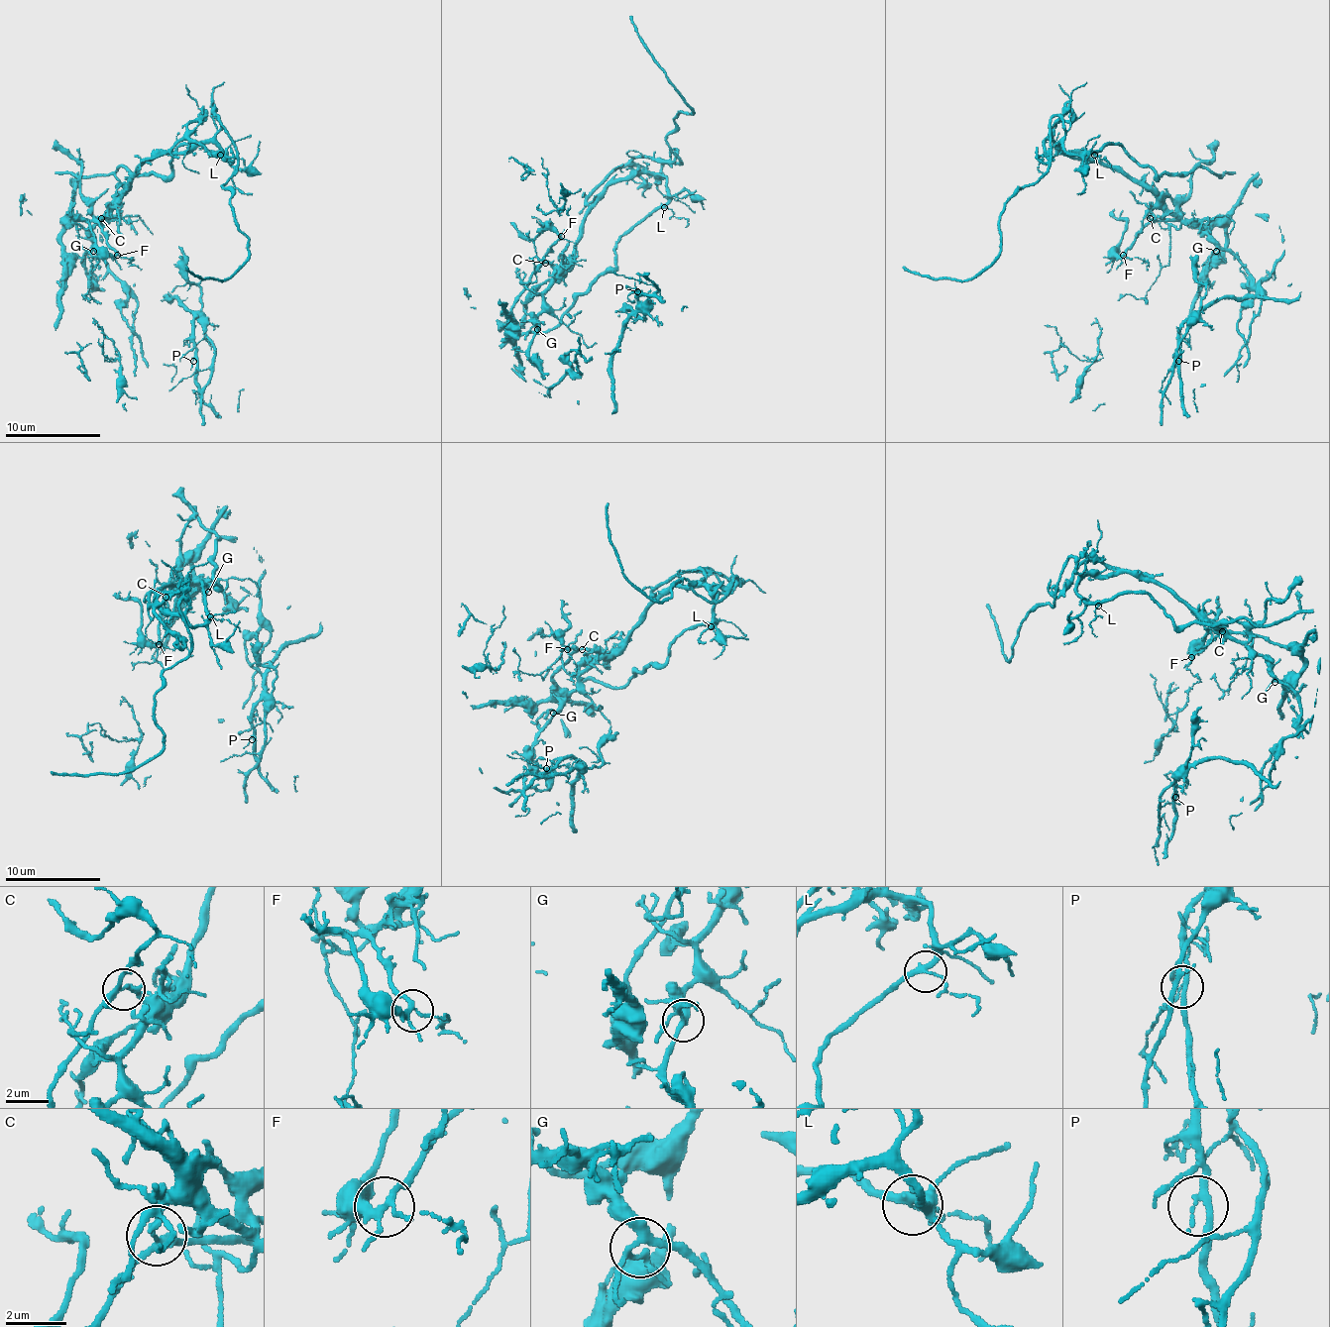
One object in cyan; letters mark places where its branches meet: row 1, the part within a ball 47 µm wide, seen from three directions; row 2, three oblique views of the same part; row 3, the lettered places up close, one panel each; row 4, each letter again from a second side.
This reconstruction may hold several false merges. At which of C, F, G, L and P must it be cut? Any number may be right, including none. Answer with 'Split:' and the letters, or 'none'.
Split: C

